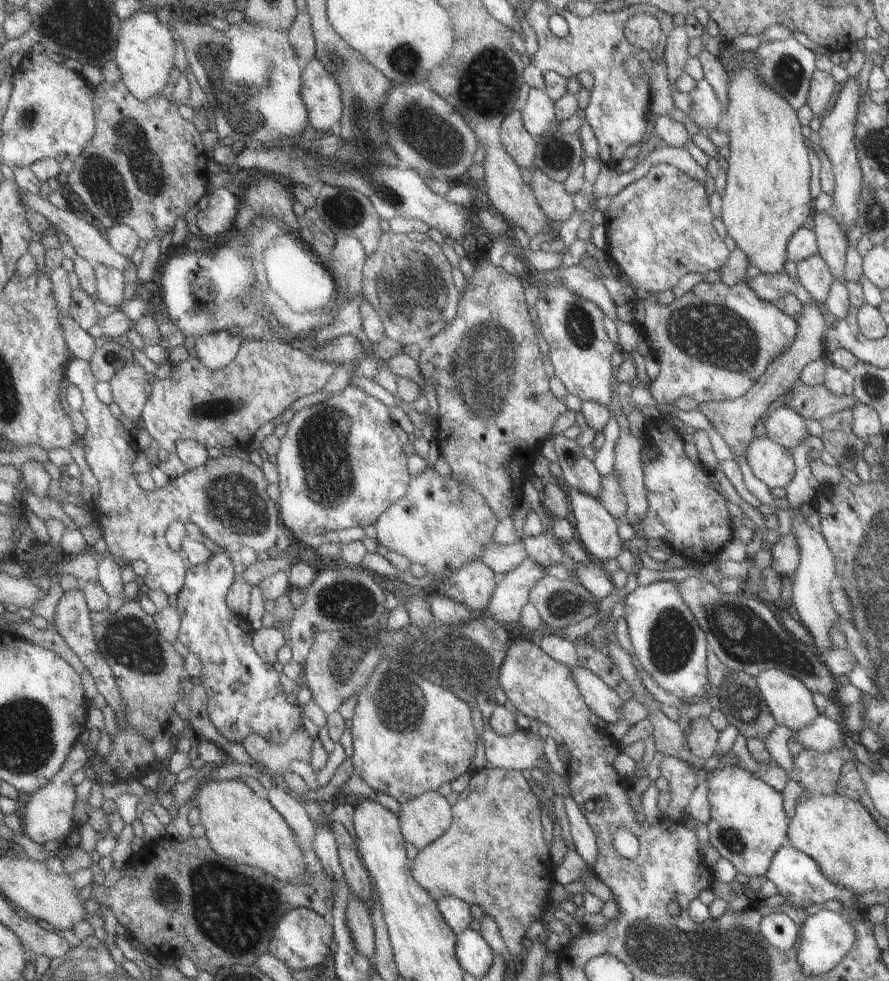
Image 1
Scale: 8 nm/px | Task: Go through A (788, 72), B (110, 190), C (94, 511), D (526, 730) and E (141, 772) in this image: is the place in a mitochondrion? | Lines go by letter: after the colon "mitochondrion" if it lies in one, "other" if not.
A: mitochondrion
B: mitochondrion
C: other
D: other
E: other

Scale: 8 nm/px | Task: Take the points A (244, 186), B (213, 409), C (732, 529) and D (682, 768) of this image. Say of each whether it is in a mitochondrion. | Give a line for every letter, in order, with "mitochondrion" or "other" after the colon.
A: other
B: mitochondrion
C: other
D: other

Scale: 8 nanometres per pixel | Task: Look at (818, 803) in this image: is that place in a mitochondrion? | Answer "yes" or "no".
no

